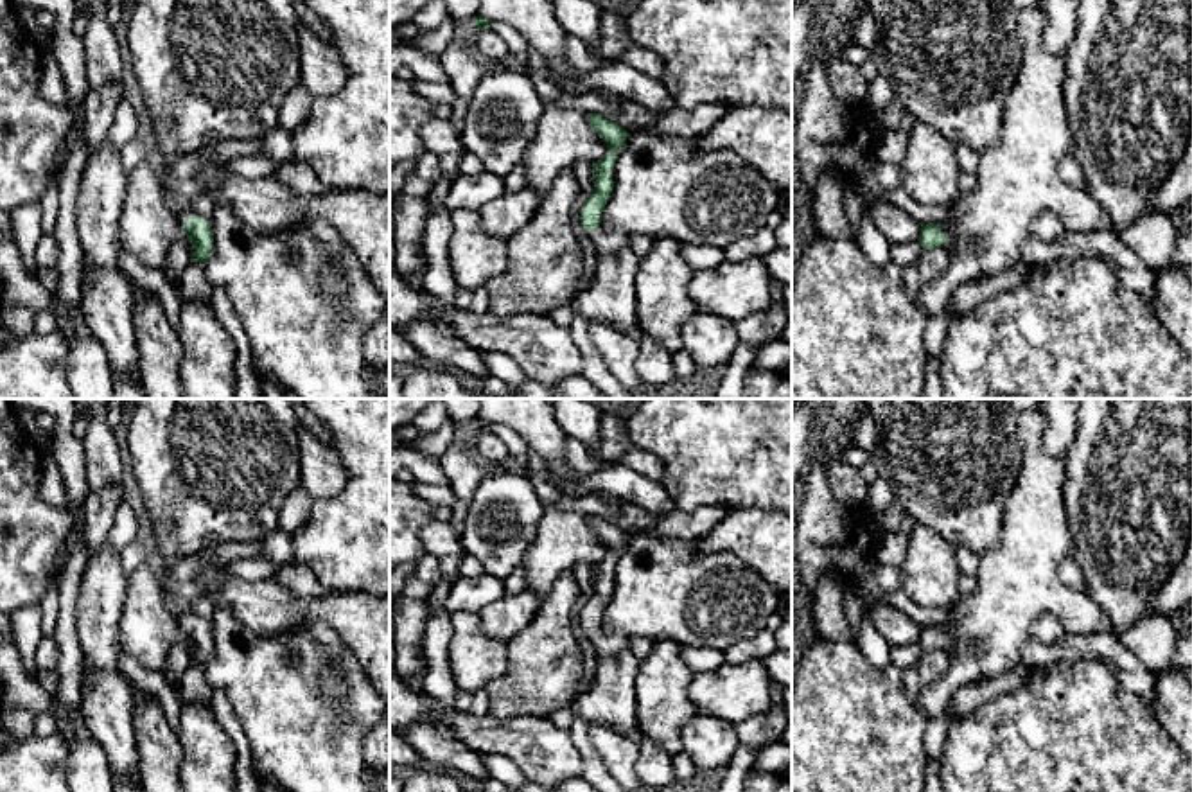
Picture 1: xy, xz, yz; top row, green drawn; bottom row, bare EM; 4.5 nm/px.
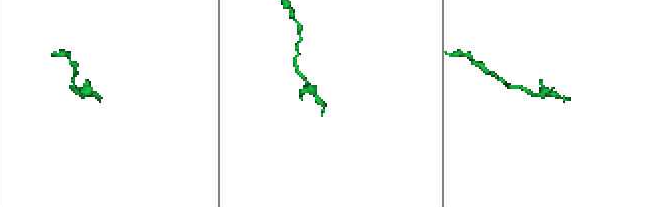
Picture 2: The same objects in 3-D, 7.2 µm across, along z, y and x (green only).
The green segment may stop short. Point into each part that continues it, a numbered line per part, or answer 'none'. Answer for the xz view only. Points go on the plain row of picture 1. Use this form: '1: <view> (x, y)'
1: xz (609, 701)

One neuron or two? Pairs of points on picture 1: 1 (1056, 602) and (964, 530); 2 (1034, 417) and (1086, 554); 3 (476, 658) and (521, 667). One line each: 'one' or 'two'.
1: two
2: two
3: two

